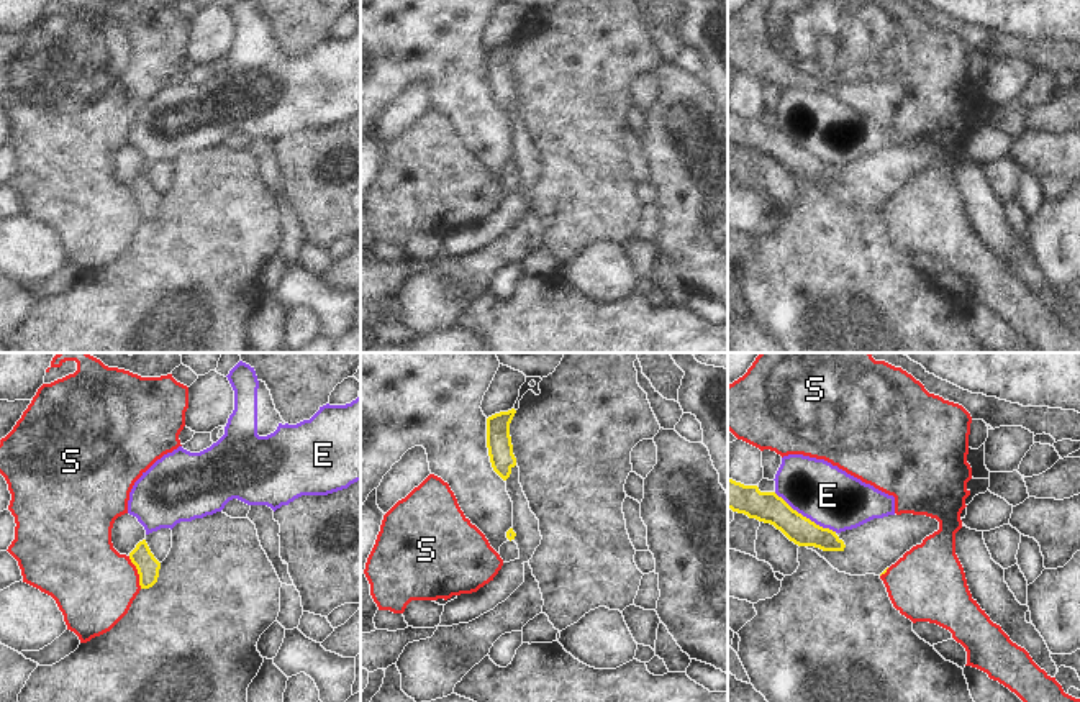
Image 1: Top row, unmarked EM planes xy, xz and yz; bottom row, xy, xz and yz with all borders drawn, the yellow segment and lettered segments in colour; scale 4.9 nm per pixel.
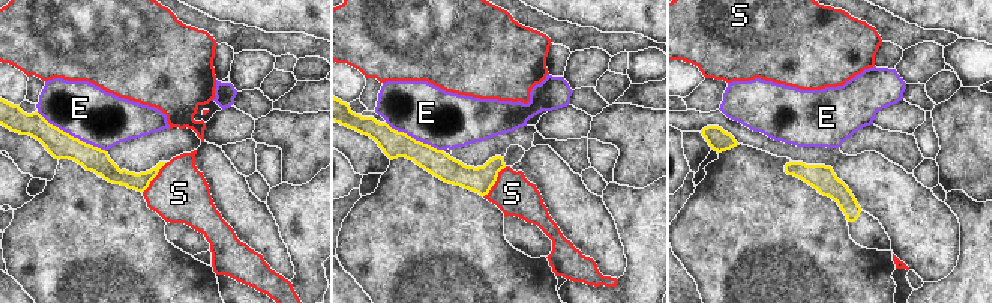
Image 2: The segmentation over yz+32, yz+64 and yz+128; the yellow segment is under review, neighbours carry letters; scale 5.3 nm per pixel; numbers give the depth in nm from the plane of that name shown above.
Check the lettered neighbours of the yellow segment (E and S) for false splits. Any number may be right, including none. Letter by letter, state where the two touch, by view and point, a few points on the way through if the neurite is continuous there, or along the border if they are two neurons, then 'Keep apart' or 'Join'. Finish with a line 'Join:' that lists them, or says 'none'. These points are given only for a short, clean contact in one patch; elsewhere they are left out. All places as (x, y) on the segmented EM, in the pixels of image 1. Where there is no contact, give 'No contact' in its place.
E: Touches yellow at yz (805, 517). Boundary: yz (774, 492), (803, 515), (836, 532). Keep apart
S: Touches yellow at xy (138, 573). Boundary: xy (128, 556), (136, 569), (141, 588). Keep apart
Join: none

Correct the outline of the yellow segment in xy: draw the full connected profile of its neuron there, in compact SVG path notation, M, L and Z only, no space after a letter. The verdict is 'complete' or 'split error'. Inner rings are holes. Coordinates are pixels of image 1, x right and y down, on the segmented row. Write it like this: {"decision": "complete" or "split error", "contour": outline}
{"decision": "complete", "contour": "M146 540L136 545L129 553L129 559L138 569L141 589L152 587L157 582L161 563L151 553Z"}

